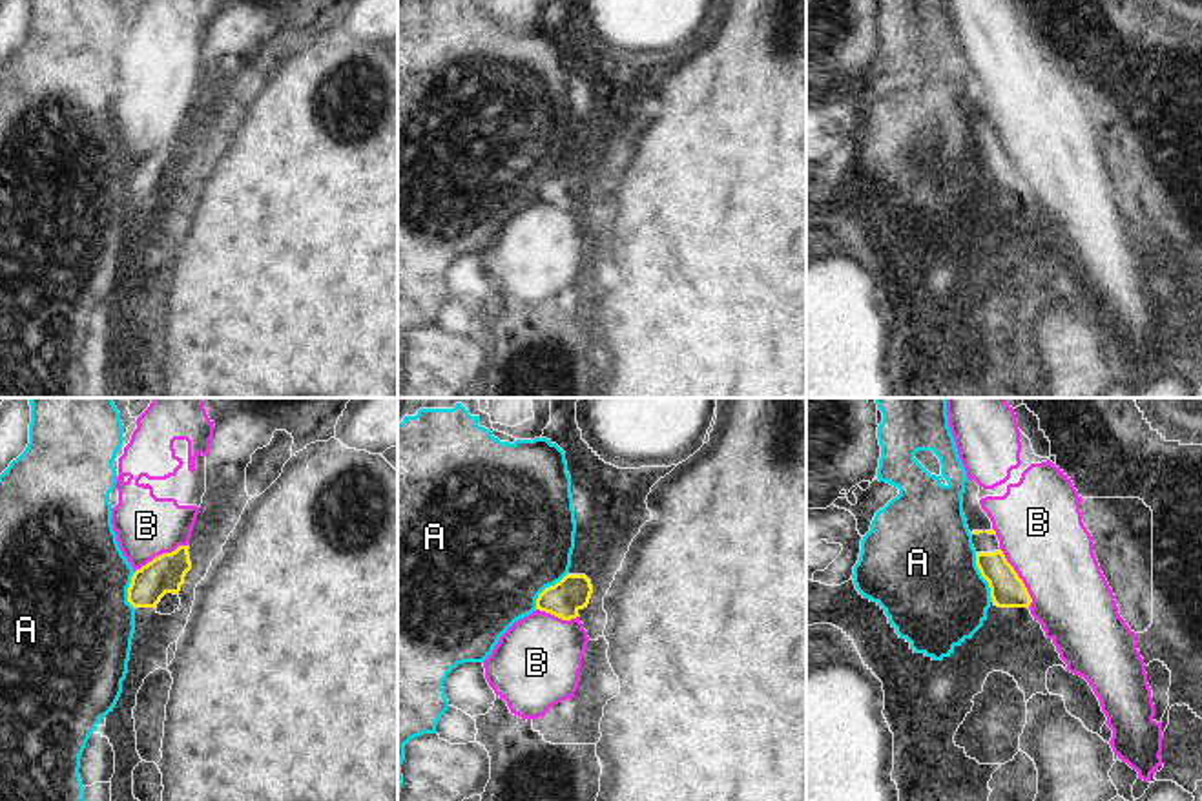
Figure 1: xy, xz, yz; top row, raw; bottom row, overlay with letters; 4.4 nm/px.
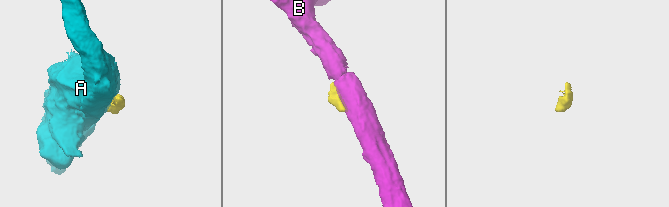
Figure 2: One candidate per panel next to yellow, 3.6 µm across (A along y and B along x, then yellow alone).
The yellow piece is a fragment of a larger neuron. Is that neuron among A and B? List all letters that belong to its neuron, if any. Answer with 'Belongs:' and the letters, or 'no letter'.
Belongs: A

